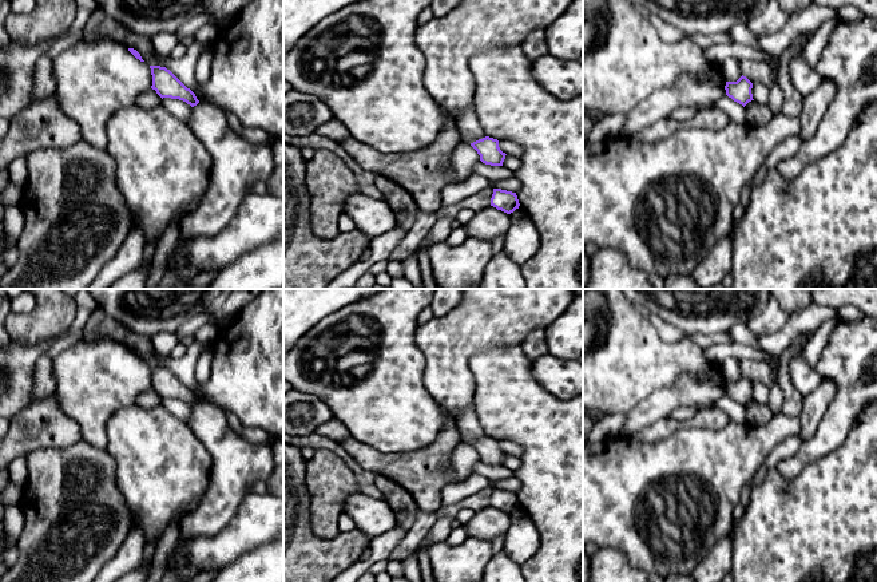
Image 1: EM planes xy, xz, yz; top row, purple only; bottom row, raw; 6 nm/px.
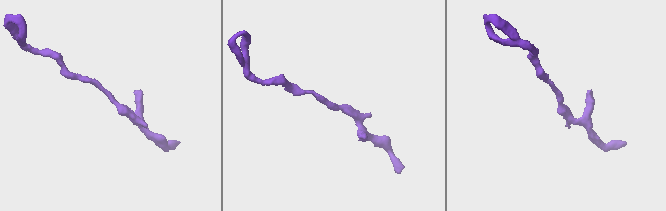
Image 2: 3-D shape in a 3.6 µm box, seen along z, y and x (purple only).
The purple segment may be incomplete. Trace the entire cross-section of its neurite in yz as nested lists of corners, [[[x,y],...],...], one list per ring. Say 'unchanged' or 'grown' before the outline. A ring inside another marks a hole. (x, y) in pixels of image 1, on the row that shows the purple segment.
unchanged; [[[743,75],[737,82],[726,82],[725,86],[726,95],[743,107],[754,100],[751,88],[753,83]]]

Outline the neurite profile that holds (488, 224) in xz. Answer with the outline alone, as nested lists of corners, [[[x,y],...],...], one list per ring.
[[[493,206],[476,211],[475,217],[465,225],[468,237],[493,242],[505,234],[511,226],[511,215]]]

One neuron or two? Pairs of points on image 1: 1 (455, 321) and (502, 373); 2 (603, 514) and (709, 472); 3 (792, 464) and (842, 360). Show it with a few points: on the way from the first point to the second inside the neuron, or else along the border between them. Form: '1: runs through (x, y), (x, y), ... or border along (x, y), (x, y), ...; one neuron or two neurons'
1: border along (512, 345), (477, 351), (468, 361), (475, 381); two neurons
2: runs through (630, 487), (649, 468), (682, 468); one neuron
3: runs through (818, 442), (834, 426), (844, 410), (844, 387); one neuron

